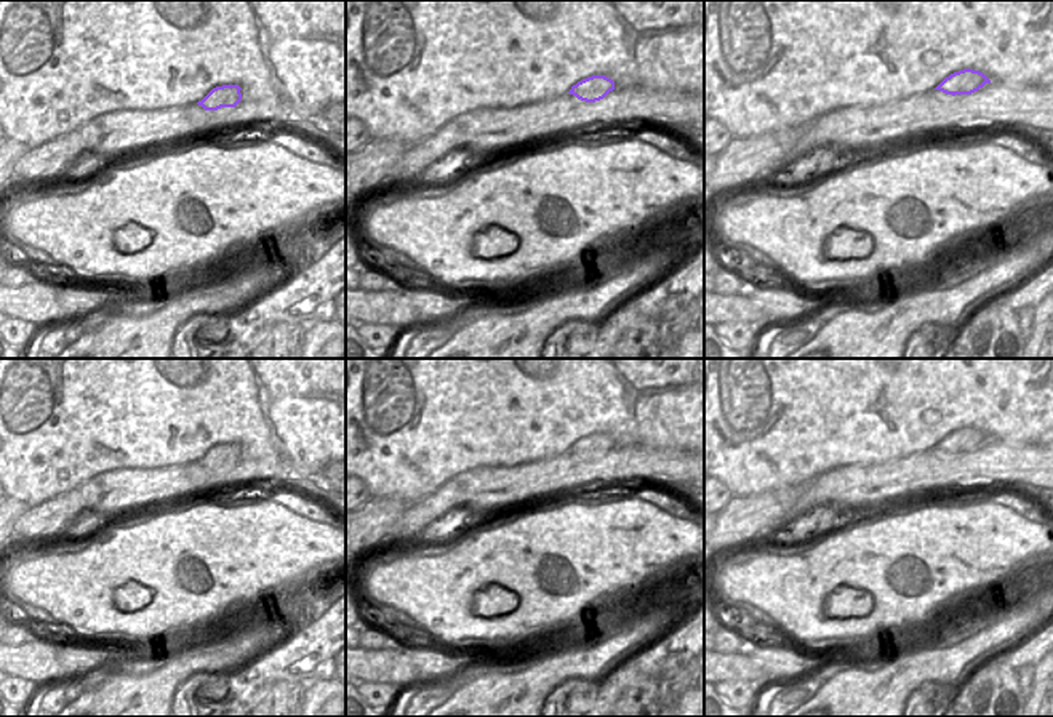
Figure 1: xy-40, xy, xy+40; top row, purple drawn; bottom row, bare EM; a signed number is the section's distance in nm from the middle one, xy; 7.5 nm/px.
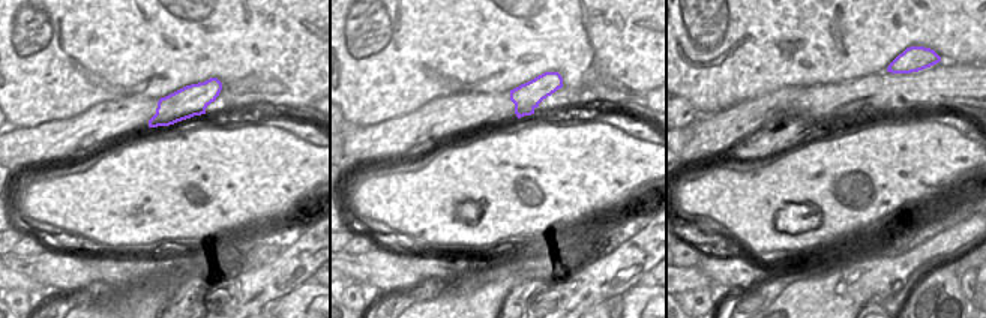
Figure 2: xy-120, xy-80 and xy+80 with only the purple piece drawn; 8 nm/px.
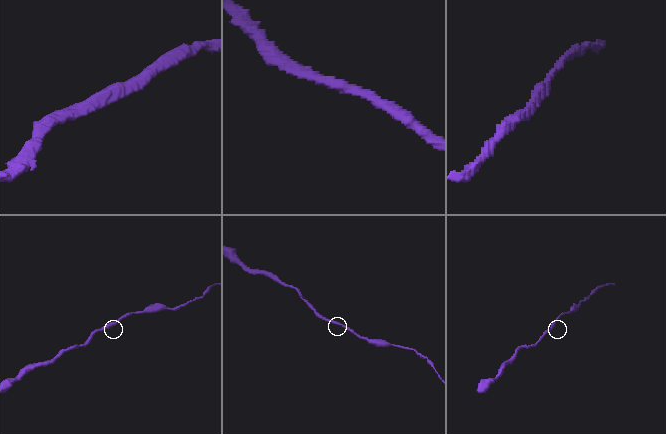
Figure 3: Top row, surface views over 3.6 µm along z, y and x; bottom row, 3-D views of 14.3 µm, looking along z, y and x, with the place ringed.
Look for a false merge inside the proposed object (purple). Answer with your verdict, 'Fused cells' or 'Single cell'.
Single cell.

